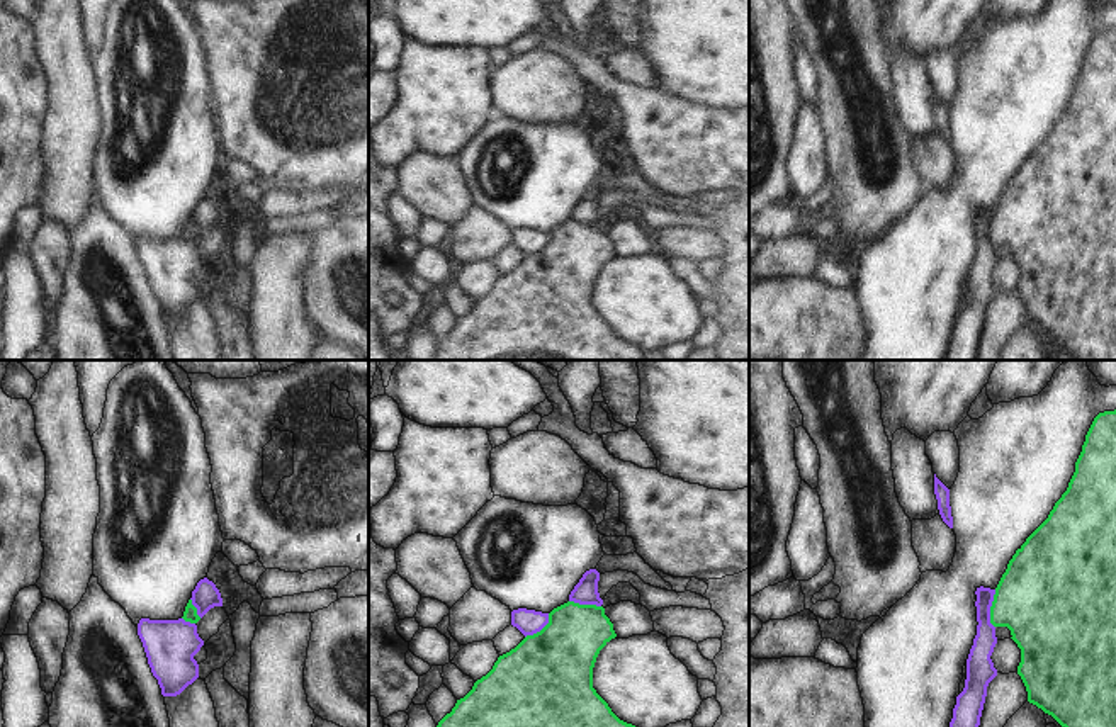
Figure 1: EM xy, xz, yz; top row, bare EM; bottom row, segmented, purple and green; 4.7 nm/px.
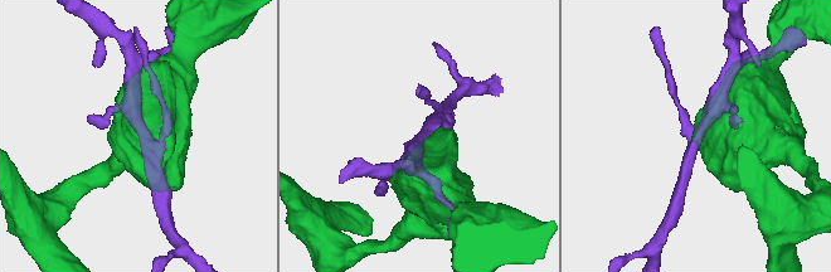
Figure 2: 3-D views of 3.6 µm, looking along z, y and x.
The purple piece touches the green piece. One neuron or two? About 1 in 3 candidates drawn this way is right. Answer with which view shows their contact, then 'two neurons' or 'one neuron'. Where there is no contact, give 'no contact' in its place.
contact in yz; two neurons

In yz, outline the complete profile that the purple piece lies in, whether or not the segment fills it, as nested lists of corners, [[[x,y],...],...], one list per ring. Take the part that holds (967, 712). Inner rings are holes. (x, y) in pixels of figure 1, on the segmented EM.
[[[977,588],[977,635],[967,659],[967,679],[963,691],[956,696],[950,727],[978,727],[987,696],[989,683],[997,676],[990,659],[997,644],[995,627],[990,623],[990,606],[995,589]]]

